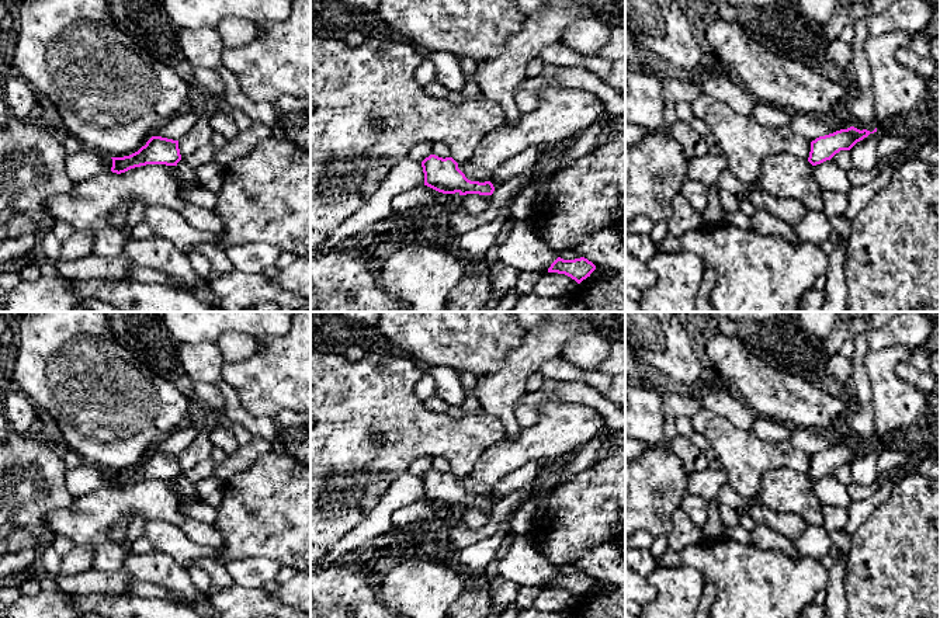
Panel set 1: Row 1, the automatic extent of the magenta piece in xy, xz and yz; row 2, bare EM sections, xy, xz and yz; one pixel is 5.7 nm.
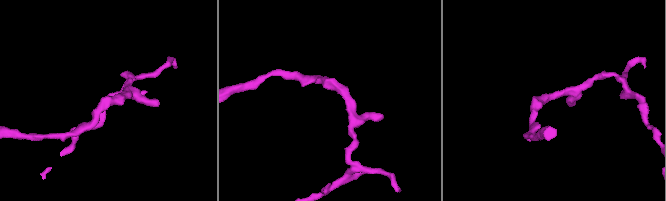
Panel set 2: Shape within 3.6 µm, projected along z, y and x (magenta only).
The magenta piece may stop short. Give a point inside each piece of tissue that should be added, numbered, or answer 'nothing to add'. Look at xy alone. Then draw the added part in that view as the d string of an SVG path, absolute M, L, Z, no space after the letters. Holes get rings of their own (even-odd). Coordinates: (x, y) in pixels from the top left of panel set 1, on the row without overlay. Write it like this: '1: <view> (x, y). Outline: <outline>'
nothing to add

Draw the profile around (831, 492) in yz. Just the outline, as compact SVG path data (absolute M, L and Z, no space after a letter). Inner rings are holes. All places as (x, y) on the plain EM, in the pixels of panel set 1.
M832 475L814 480L812 489L822 506L849 507L851 503L847 486Z

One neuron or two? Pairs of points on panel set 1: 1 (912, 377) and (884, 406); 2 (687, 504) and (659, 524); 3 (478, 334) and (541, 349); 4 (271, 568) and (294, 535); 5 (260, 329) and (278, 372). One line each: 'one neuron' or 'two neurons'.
1: two neurons
2: two neurons
3: two neurons
4: two neurons
5: two neurons

